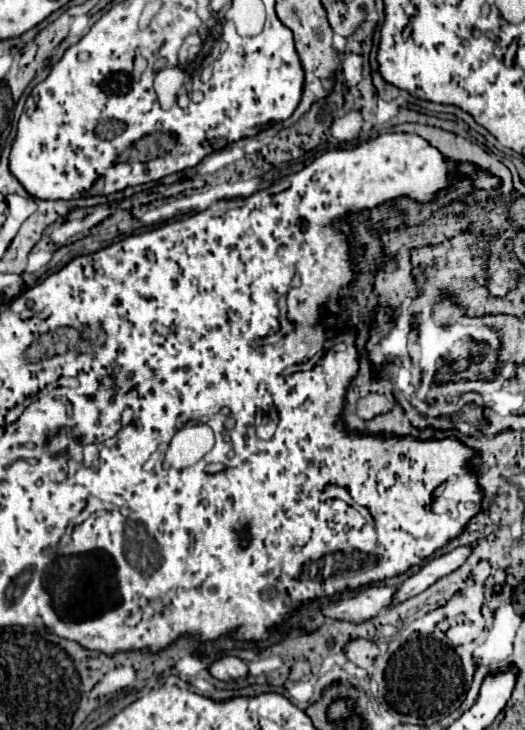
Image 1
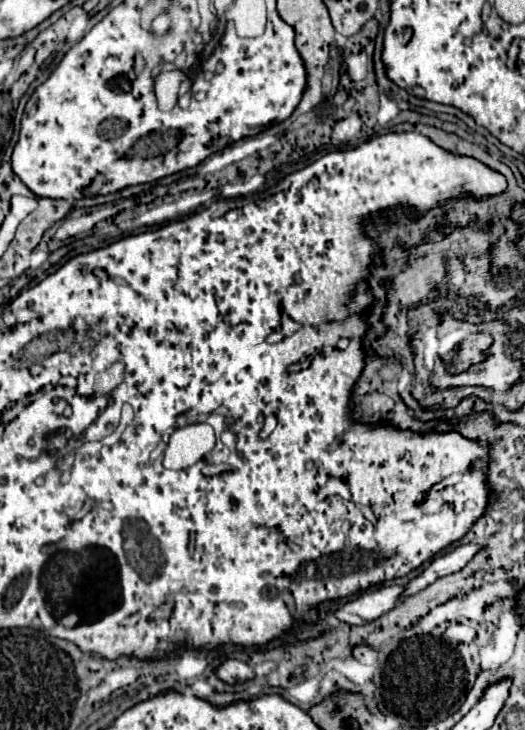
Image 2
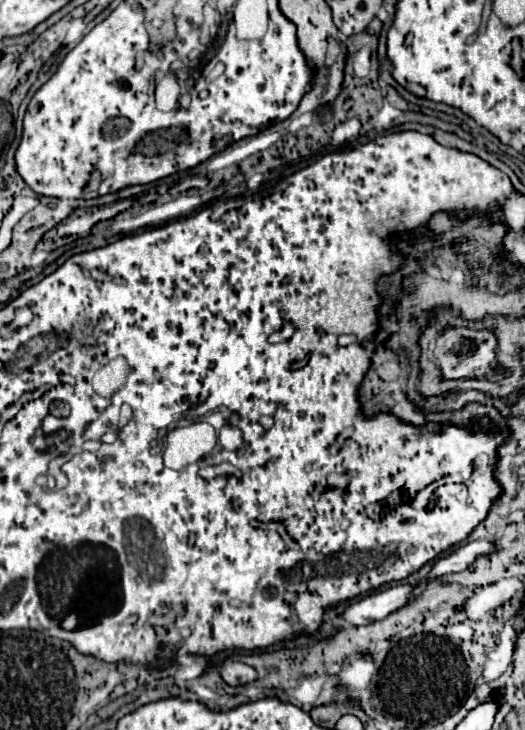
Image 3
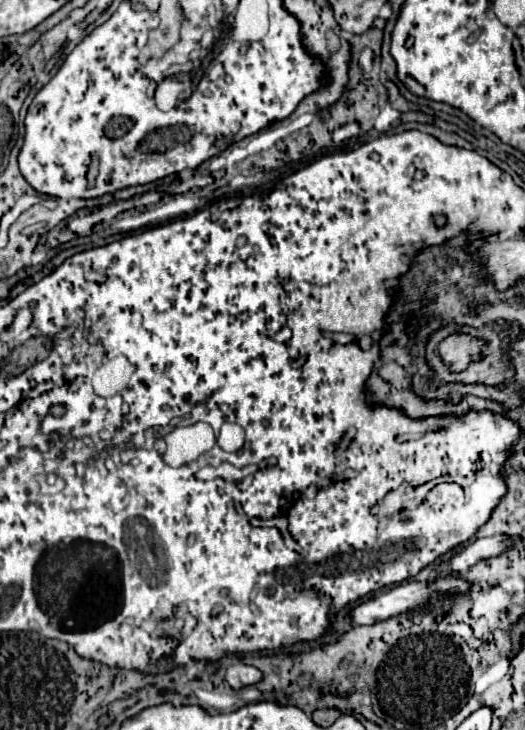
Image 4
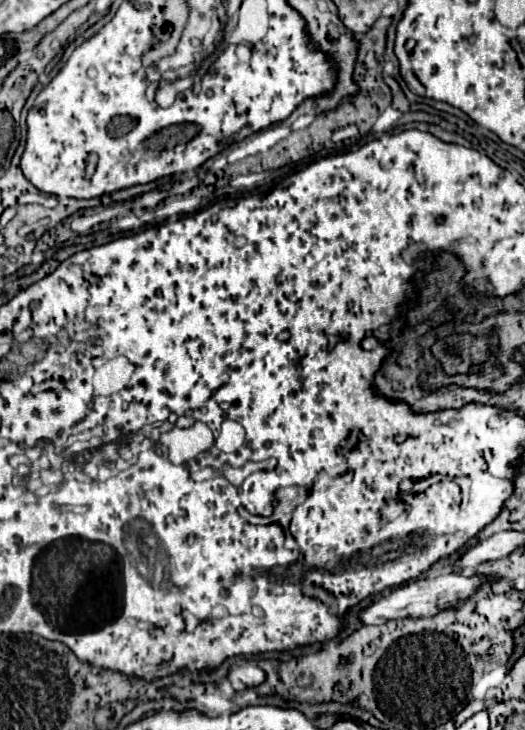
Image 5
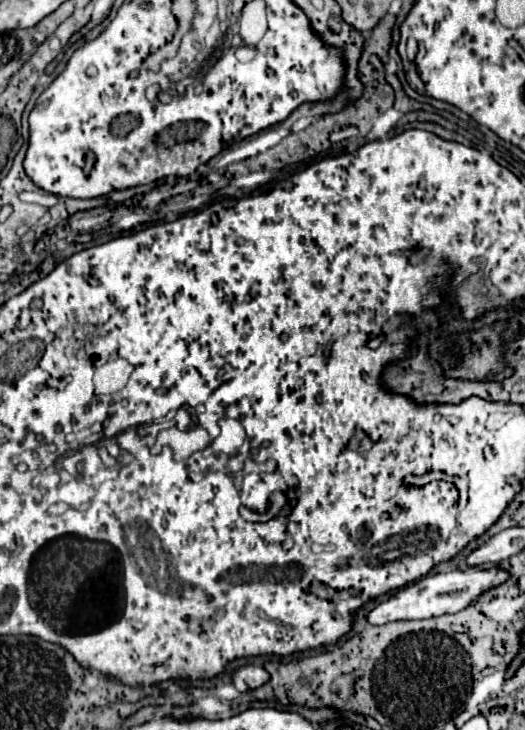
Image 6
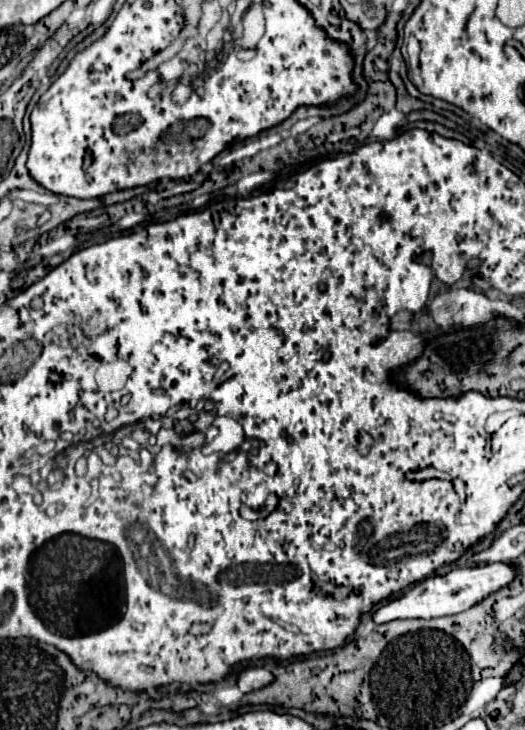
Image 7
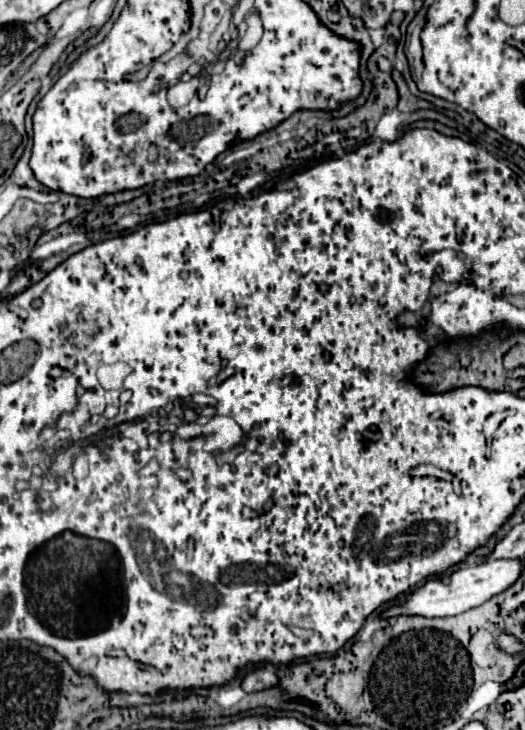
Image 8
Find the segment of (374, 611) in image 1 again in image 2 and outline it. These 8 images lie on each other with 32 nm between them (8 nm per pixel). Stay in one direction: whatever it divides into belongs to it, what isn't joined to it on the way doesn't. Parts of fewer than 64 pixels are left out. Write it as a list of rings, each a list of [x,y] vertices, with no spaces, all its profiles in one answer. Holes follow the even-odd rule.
[[[378,586],[372,588],[360,596],[356,596],[354,600],[348,600],[338,612],[336,616],[348,624],[368,624],[376,618],[380,618],[382,614],[390,612],[392,608],[396,608],[404,596],[404,586]]]

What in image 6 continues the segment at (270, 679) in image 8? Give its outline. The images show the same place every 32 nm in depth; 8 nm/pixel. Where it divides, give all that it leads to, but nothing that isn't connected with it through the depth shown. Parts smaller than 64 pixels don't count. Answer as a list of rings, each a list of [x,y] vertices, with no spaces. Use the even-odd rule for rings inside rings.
[[[248,664],[248,666],[242,666],[234,672],[234,686],[240,690],[240,692],[250,692],[250,690],[256,690],[260,688],[262,684],[266,684],[270,680],[270,674],[262,668],[262,666],[254,666],[254,664]]]

